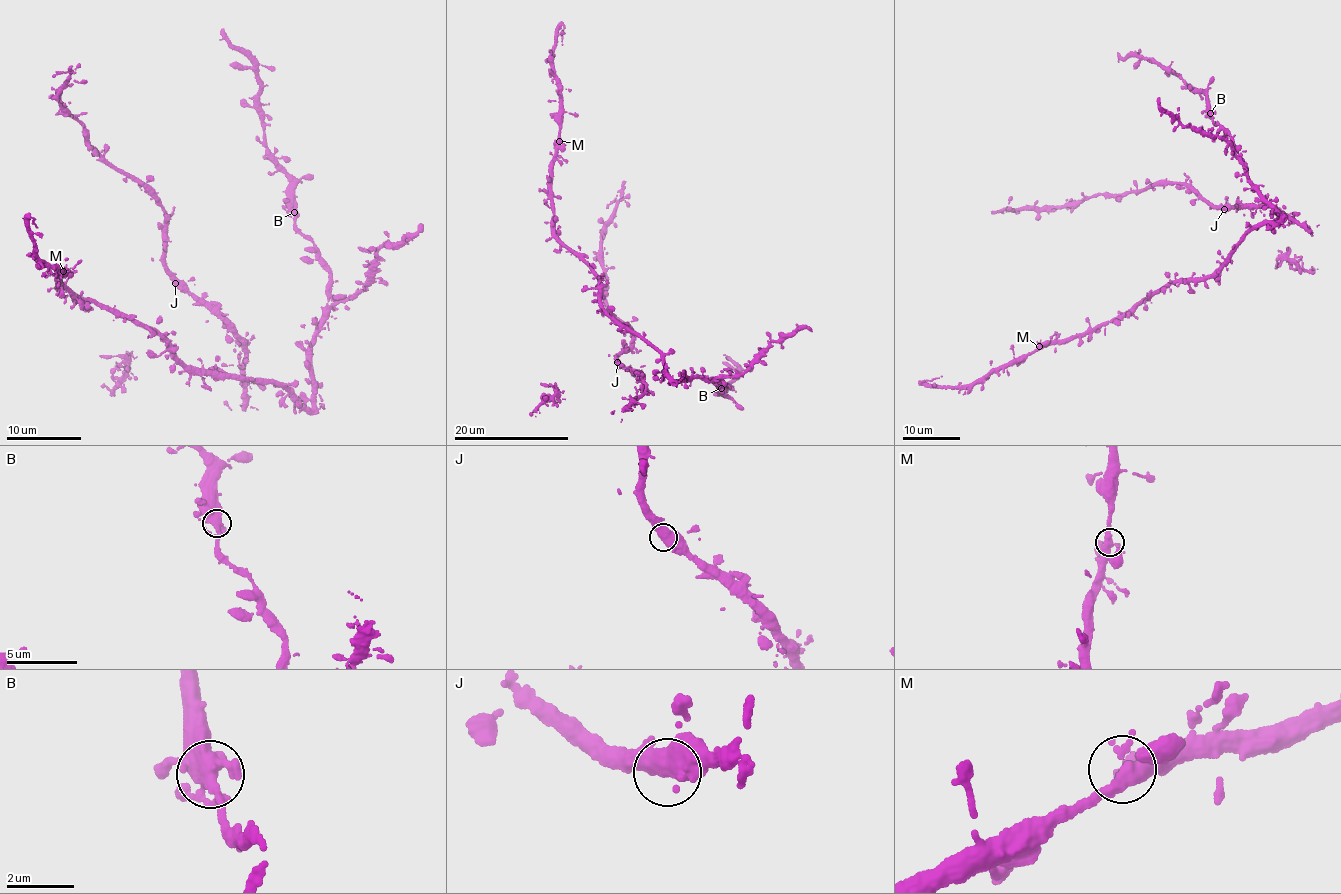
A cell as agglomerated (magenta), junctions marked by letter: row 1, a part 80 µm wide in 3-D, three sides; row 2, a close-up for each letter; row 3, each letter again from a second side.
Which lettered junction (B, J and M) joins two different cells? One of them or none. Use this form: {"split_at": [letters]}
{"split_at": []}

